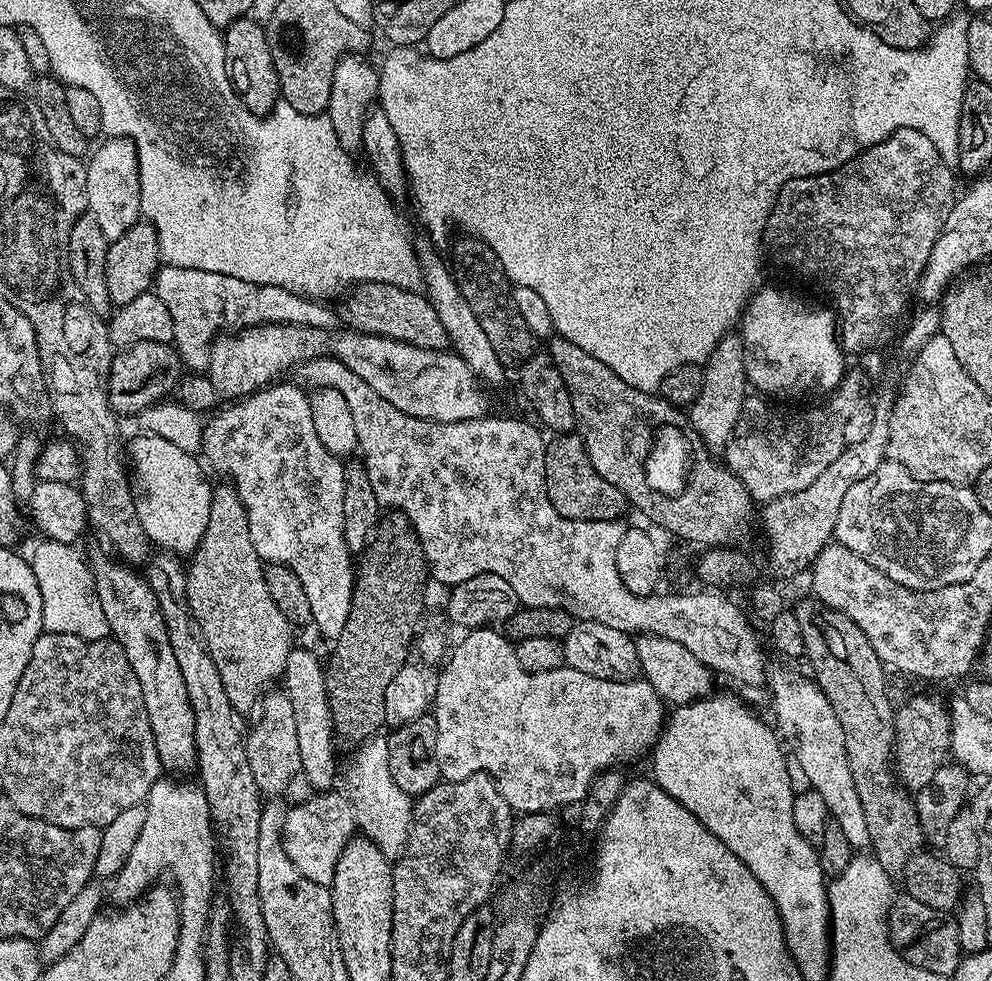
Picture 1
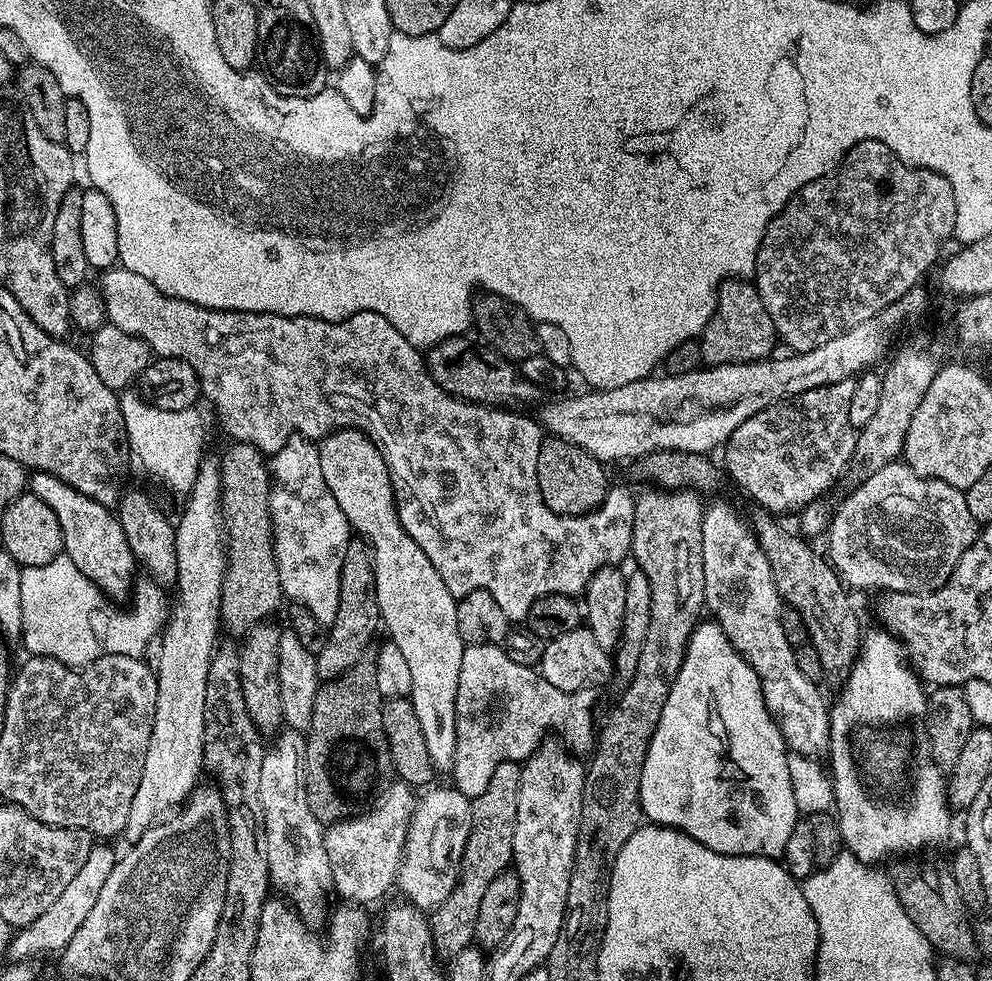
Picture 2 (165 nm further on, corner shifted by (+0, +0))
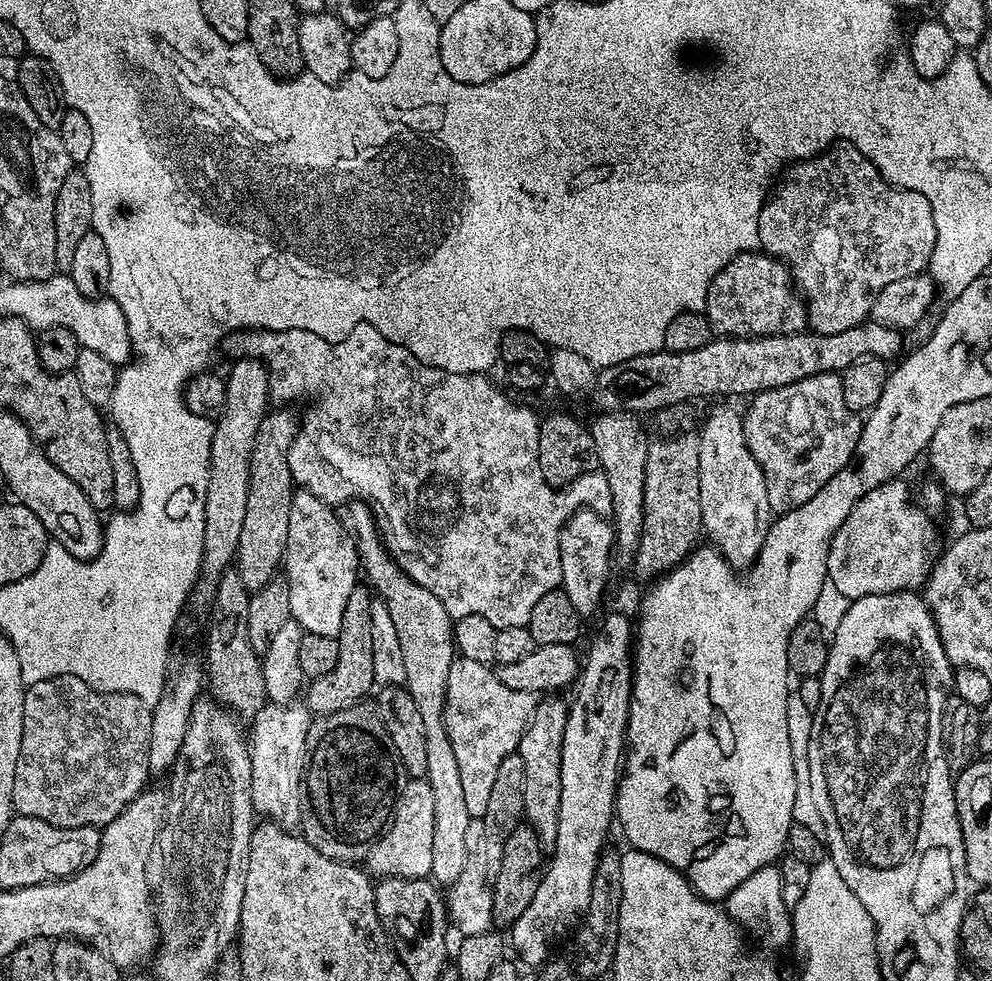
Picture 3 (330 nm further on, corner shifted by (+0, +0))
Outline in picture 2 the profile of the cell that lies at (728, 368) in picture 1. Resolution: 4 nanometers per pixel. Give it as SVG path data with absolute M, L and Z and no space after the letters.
M733 278L724 281L716 292L716 305L710 322L706 322L698 337L700 358L705 365L749 364L752 360L763 360L773 355L772 347L778 344L774 322L762 306L755 283L748 278Z

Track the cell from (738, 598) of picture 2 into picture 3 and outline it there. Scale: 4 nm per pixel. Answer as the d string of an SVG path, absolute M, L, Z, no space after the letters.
M716 408L708 416L708 421L698 428L700 445L698 446L698 486L702 498L702 532L709 536L717 552L727 558L729 564L737 570L751 569L756 555L762 550L766 540L768 526L774 519L770 498L766 498L766 478L746 446L746 434L741 413L732 408Z

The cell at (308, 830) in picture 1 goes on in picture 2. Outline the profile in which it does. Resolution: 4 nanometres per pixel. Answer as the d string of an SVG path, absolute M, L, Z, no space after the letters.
M395 783L389 786L388 792L381 791L359 814L327 825L324 845L326 854L330 854L332 886L341 901L369 906L382 899L391 888L393 891L397 883L412 810L418 800L409 785Z

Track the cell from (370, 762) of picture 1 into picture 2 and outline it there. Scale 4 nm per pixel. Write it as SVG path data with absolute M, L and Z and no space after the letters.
M432 786L419 797L412 810L412 821L404 847L404 859L398 877L398 892L407 903L421 910L435 910L443 906L456 888L464 847L472 832L472 800L455 786Z

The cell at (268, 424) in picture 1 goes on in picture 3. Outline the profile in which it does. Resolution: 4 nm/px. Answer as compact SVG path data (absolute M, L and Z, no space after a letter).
M307 490L293 491L290 502L290 530L286 534L286 550L282 561L282 574L290 586L290 610L292 619L310 634L336 636L342 626L342 610L346 610L346 601L358 587L356 572L361 571L360 556L356 553L356 541L350 535L345 521L336 517L337 509L322 498Z

